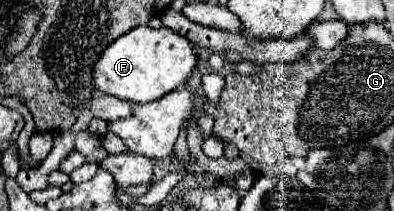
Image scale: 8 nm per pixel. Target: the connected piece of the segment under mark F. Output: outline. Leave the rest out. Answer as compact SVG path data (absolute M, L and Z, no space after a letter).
M140 25L118 37L114 43L110 43L110 47L106 47L106 51L102 51L98 63L94 65L94 89L134 105L150 103L182 87L190 77L194 65L194 47L186 37L166 27L152 29L148 25Z

